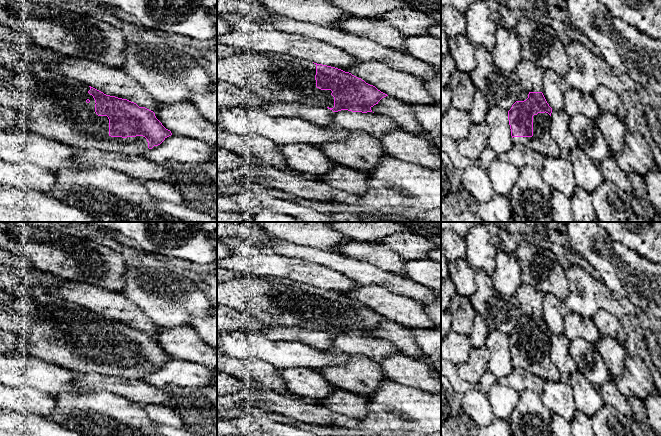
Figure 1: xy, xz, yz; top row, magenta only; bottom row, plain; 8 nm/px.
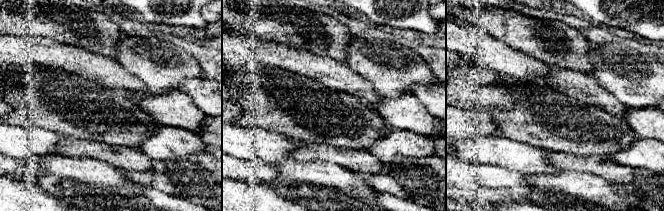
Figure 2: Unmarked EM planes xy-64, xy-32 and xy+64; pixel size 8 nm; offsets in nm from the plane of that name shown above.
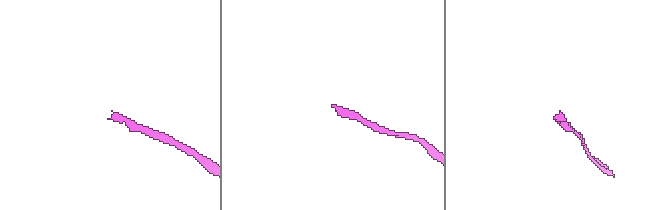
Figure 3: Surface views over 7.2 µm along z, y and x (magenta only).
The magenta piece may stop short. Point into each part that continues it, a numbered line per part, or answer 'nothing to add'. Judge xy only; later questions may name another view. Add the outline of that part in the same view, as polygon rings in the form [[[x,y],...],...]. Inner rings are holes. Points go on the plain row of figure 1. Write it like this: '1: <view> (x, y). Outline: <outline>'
1: xy (57, 333). Outline: [[[56,294],[37,295],[30,313],[29,328],[20,336],[25,338],[25,351],[30,356],[70,369],[76,373],[98,373],[123,379],[144,380],[149,374],[147,363],[136,361],[111,361],[109,343],[95,336],[95,324],[88,317],[90,311],[66,301]]]

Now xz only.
1: xz (272, 300). Outline: [[[248,274],[234,280],[217,282],[217,304],[247,313],[265,325],[301,326],[320,331],[334,331],[331,314],[316,311],[316,288],[285,277]]]

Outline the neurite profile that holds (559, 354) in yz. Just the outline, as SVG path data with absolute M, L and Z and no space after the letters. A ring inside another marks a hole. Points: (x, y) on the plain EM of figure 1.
M552 334L550 357L555 367L559 370L560 381L568 382L569 377L576 369L576 363L568 352L568 339L564 336Z

